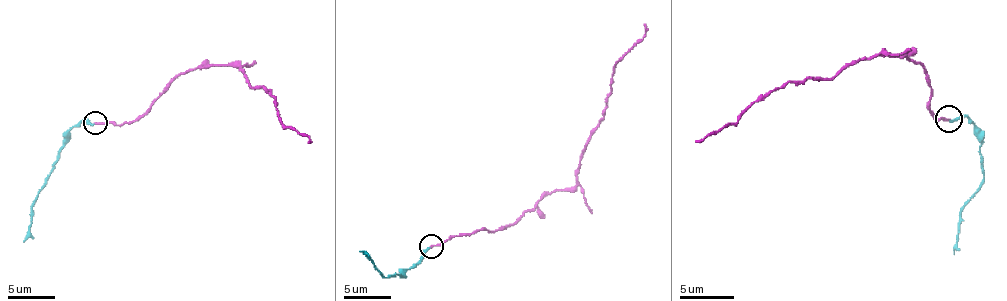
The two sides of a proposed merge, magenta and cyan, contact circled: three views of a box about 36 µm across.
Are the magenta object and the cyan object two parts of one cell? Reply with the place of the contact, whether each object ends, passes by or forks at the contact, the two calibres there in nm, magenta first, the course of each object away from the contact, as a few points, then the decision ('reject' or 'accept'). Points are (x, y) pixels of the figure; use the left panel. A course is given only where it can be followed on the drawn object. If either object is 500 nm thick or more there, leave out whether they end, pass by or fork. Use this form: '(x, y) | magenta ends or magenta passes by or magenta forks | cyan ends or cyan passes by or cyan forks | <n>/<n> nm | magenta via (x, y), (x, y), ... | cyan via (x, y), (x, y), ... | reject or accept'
(95, 123) | magenta ends | cyan ends | 160/190 nm | magenta via (96, 123), (136, 121), (181, 73), (241, 66), (253, 87), (269, 90), (276, 116), (307, 135), (307, 142) | cyan via (93, 123), (81, 121), (69, 130), (48, 180), (31, 204), (31, 225), (24, 242) | reject

